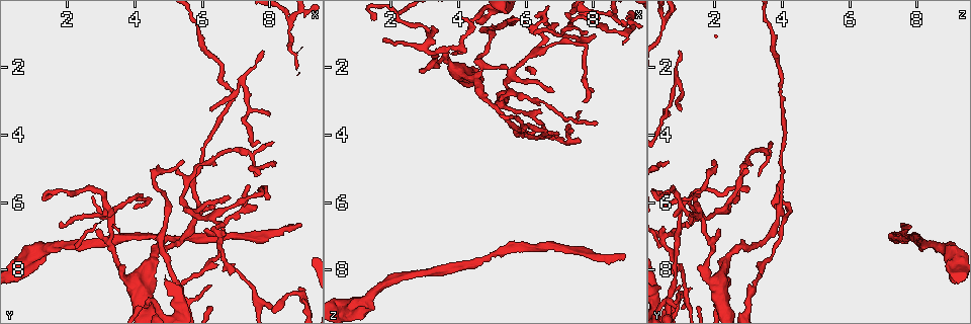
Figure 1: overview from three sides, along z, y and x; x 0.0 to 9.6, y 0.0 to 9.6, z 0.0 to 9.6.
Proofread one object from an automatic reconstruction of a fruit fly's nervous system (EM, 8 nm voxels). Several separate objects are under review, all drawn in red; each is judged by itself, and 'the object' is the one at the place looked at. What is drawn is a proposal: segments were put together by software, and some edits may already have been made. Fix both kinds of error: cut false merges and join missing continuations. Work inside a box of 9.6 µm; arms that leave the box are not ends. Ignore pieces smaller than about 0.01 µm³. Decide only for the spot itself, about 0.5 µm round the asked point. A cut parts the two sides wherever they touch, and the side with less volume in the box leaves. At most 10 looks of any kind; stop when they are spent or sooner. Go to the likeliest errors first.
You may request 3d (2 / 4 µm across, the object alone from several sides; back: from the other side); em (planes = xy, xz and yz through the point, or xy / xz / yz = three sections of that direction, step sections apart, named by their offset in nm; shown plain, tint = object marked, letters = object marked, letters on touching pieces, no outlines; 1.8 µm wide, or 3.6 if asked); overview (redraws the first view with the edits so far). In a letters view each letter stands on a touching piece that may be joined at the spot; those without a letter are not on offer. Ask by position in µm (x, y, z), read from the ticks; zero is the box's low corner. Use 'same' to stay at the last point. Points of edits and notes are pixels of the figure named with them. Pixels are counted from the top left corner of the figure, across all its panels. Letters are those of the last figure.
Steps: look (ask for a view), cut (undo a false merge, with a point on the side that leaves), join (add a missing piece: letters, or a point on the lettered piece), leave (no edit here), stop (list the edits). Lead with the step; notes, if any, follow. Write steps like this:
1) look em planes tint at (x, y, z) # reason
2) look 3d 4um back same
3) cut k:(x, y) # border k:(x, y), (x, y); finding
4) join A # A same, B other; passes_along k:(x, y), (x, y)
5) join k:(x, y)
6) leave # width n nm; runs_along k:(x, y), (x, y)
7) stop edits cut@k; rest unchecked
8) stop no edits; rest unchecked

look 3d 4um at (5.40, 4.80, 2.05) # branch stops here

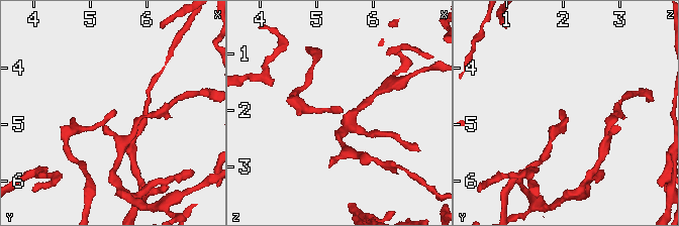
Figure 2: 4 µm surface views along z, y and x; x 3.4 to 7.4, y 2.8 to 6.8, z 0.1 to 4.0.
look em planes letters at (5.45, 4.80, 2.00) # now the EM

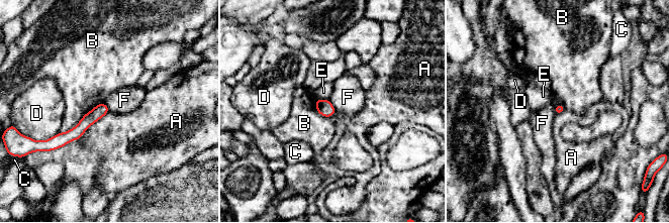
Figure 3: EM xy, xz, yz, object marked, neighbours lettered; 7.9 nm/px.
leave # A other, B other, C other, D other, E other, F other; runs_along 3:(104, 107), (75, 133), (55, 141); no lettered piece goes on from it

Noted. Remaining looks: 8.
look em planes plain at (3.30, 6.60, 1.65) # looks like a crossing

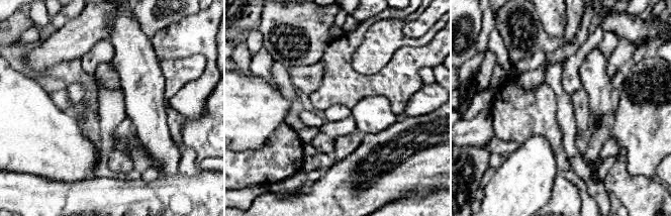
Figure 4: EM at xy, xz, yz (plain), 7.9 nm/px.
look em planes tint same

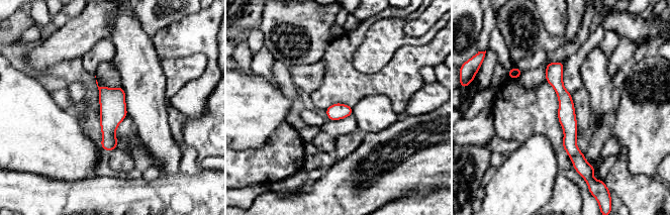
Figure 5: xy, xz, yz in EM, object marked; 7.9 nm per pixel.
look em planes letters same # what lies round it

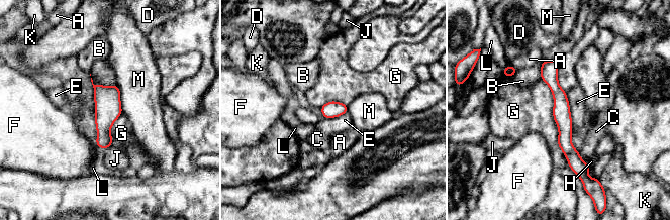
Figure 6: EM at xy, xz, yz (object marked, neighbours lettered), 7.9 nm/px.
leave # width 130 nm; A other, B other, C other, D other, E other, F other, G other, H other, J other, K other, L other, M other; runs_along 6:(545, 63), (575, 167); continuous, no second neuron

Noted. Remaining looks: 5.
look em planes plain at (7.40, 5.55, 3.85)

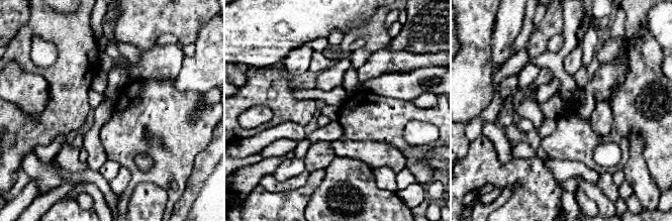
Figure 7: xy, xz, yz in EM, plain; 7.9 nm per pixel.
look em planes letters same # see the neighbours

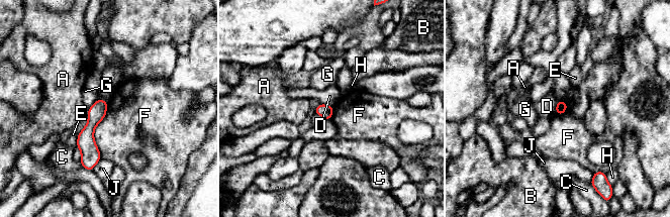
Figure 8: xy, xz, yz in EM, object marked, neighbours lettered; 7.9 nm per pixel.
leave # A other, B other, C other, D other, E other, F other, G other, H other, J other; runs_along 8:(102, 102), (89, 128), (90, 167); no lettered piece goes on from it

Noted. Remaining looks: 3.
look em xy step 16 tint at (5.25, 8.80, 3.00) # calibre changes

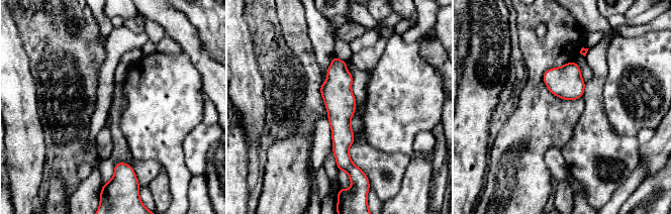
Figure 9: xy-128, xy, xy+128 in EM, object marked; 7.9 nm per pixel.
look em planes letters same # another direction

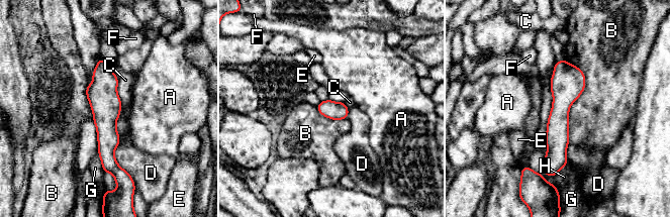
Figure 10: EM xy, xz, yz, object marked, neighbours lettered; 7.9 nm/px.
leave # longest_contact B 650 nm; A other, B other, C other, D other, E other, F other, G other, H other; runs_along 10:(564, 63), (564, 96), (553, 168); one neuron here

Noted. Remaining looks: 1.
stop no edits; rest unchecked

